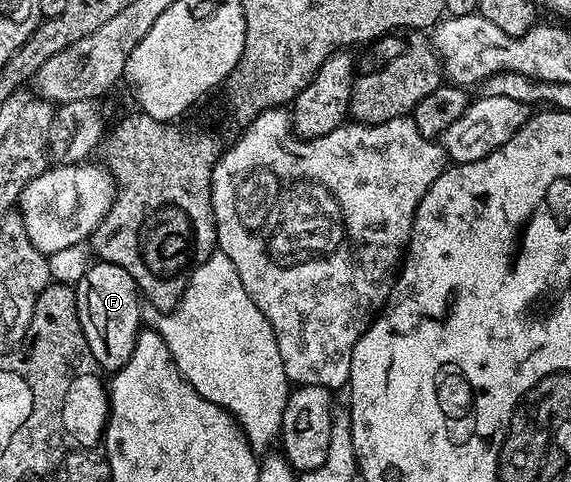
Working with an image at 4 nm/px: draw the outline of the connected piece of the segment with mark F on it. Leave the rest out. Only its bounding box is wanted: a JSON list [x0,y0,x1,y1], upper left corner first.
[74,260,141,371]

